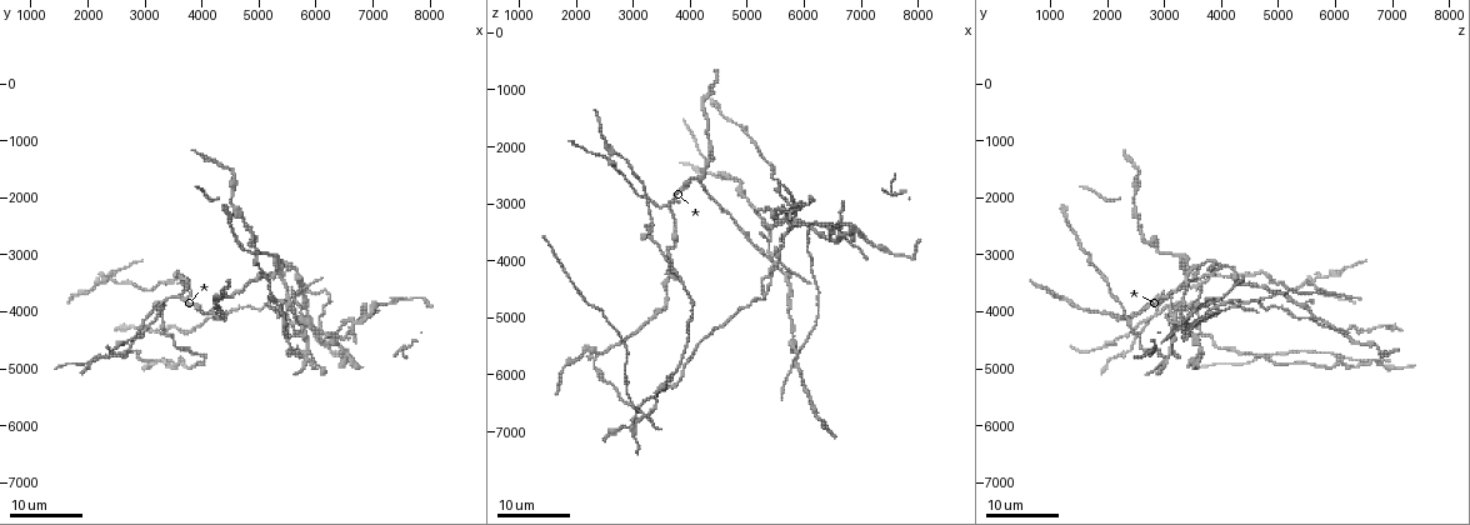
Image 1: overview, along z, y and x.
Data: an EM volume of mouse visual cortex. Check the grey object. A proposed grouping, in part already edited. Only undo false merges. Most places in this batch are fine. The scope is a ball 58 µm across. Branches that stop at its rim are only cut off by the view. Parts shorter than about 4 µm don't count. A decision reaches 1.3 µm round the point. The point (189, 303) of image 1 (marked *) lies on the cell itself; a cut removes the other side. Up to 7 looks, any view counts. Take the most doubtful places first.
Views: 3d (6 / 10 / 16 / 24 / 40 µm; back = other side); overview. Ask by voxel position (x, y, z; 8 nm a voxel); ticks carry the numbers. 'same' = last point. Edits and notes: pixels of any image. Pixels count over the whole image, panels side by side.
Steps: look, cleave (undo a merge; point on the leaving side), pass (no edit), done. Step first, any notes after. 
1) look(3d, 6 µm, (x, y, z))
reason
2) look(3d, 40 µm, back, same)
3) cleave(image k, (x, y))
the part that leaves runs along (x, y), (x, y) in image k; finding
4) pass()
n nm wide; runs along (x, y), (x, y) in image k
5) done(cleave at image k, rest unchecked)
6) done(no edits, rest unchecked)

look(3d, 24 µm, (3200, 4900, 6700))
looks like a crossing

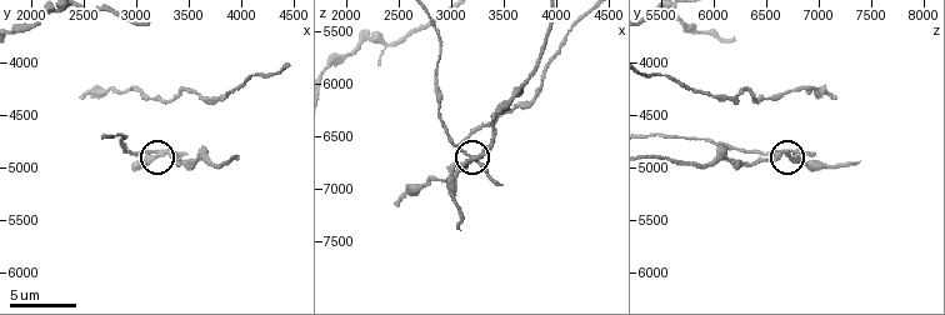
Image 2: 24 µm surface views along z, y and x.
look(3d, 10 µm, (3200, 4860, 6720))

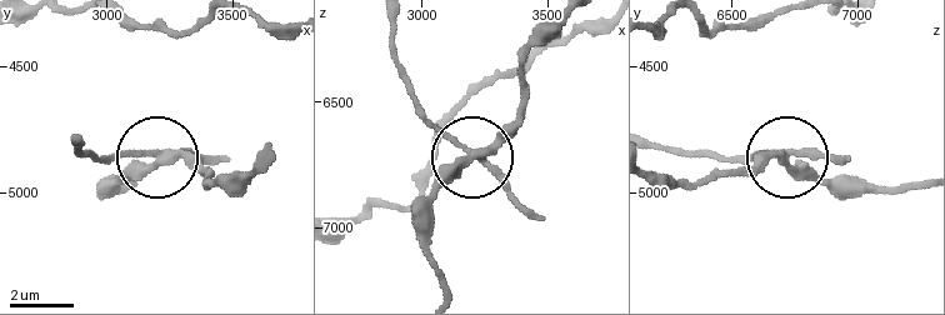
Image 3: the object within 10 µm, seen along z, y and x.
cleave(image 3, (120, 151))
the part that leaves runs along (156, 154), (79, 154), (79, 145) in image 3; two cells meet here

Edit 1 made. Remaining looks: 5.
look(3d, 16 µm, (5500, 3150, 3900))
four-way junction

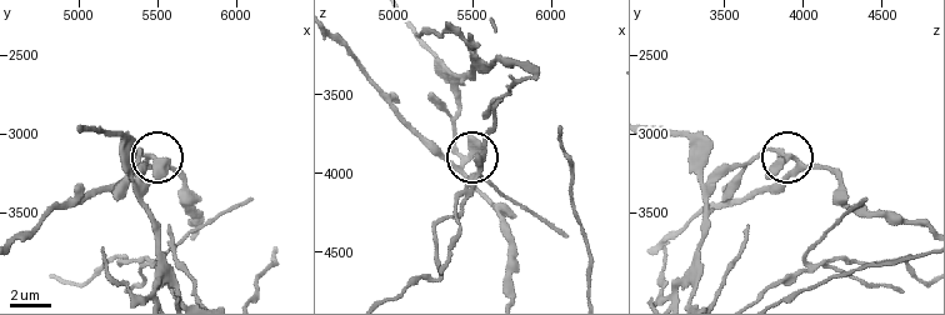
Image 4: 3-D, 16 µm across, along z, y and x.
look(3d, 6 µm, (5460, 3140, 3920))

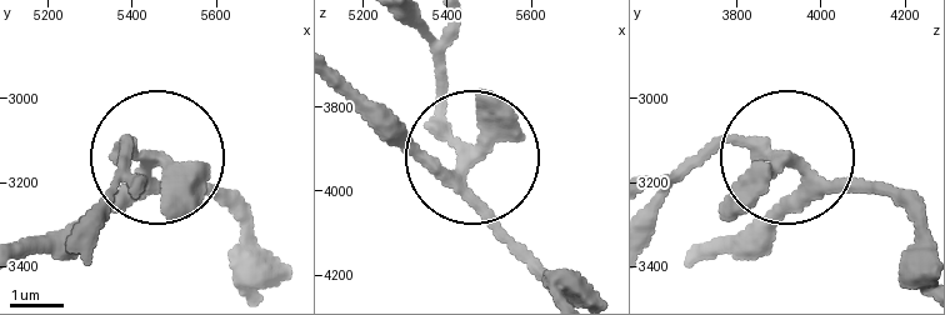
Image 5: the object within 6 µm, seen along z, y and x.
pass()
side arm 33 µm; 4 arms; continuous, no second cell

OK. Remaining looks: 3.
look(3d, 16 µm, (2400, 3450, 5600))
four arms meet

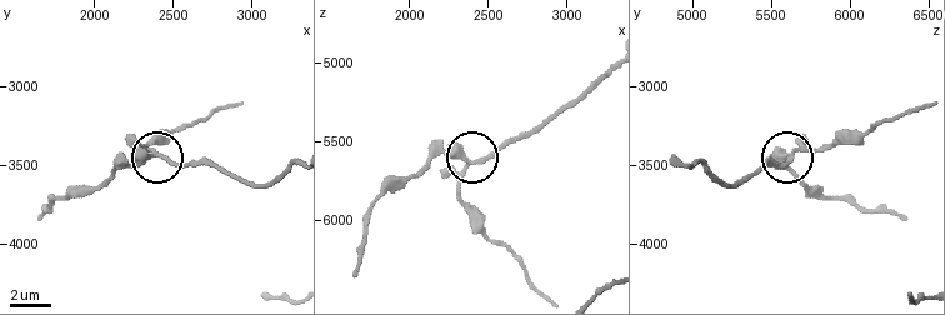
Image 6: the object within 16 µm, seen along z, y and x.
look(3d, 10 µm, (2340, 3440, 5640))
closer look

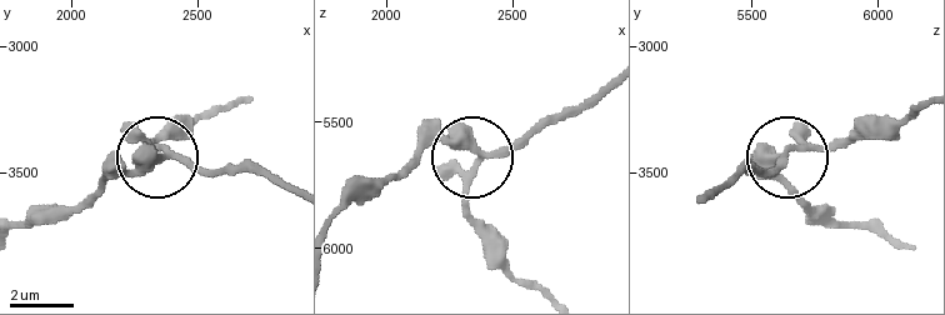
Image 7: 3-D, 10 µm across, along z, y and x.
pass()
runs along (603, 85), (505, 146), (475, 153), (465, 219) in image 7; all the same cell

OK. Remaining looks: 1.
done(cleave at image 3, rest unchecked)

